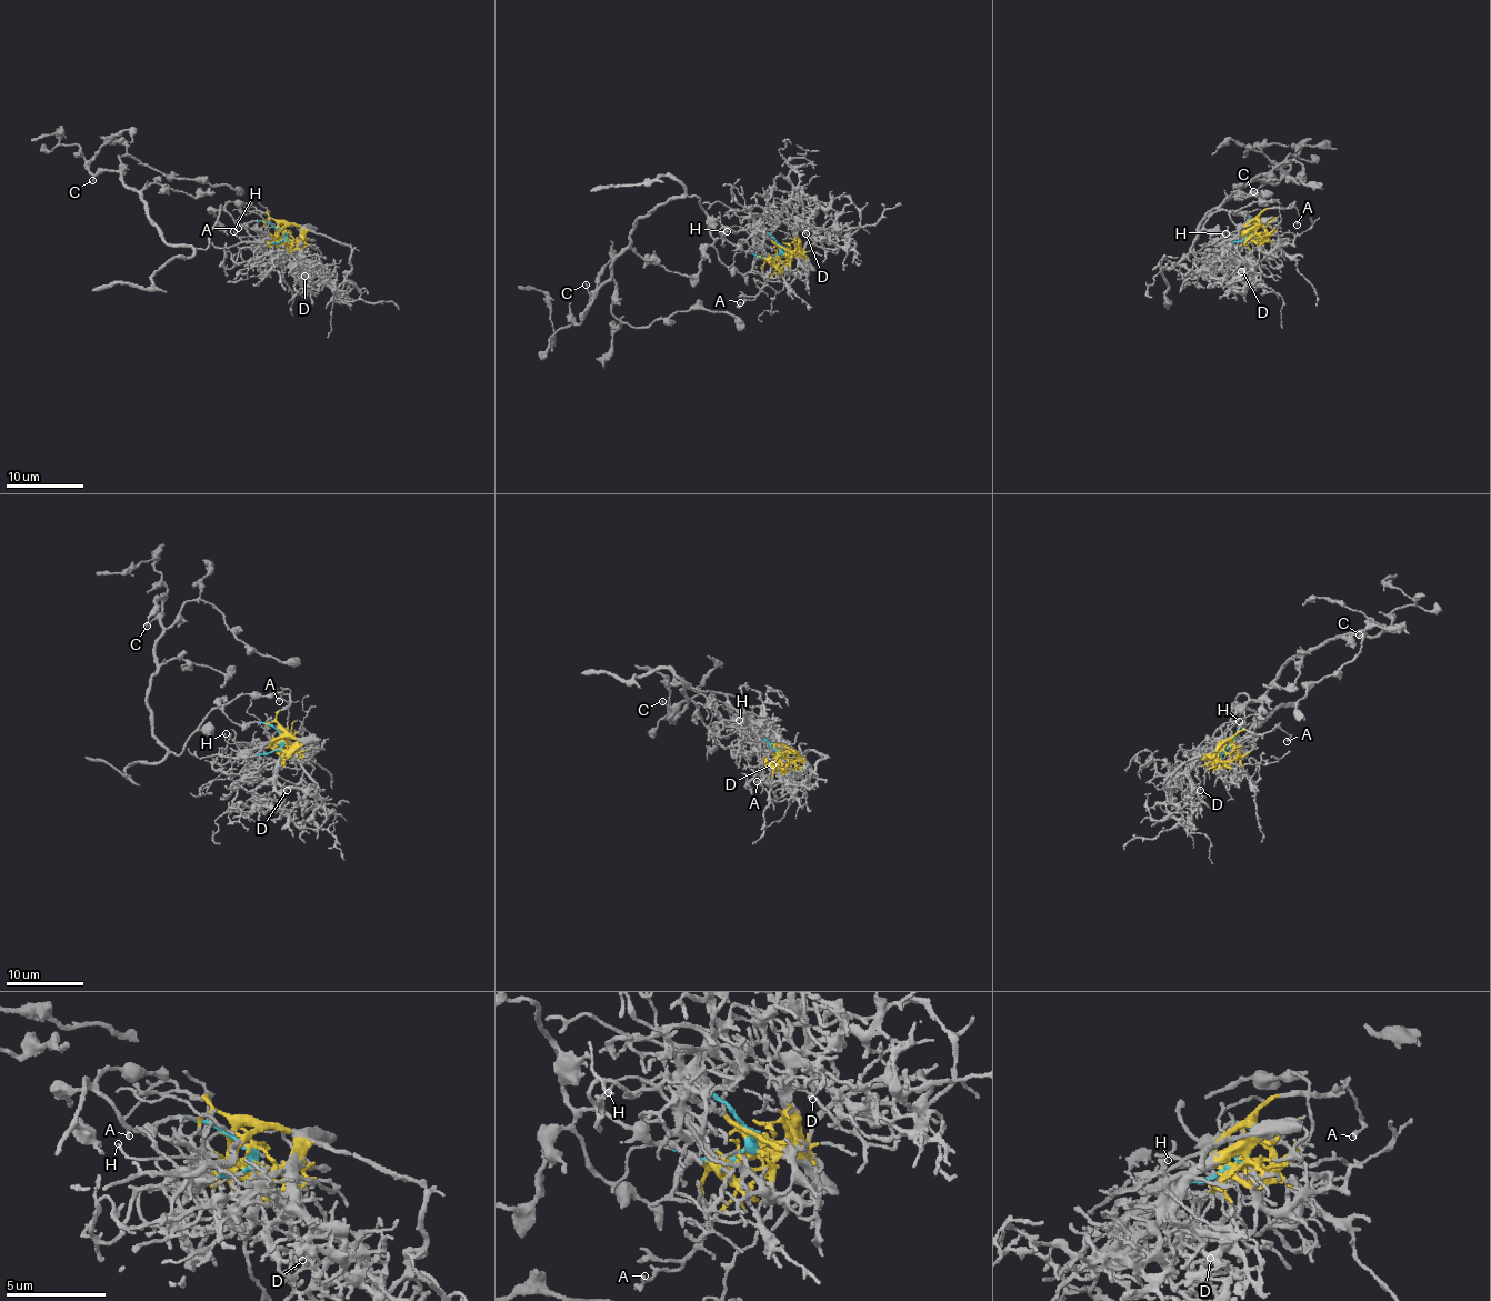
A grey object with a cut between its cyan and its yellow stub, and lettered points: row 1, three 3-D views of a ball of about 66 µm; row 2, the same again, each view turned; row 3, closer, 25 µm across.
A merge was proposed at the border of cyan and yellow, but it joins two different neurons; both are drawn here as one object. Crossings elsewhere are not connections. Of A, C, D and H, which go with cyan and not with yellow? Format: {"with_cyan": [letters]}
{"with_cyan": ["C"]}

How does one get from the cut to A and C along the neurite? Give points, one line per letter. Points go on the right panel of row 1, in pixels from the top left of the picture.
A: (1254, 229), (1257, 218), (1266, 209), (1284, 209), (1293, 204), (1299, 221), (1296, 224)
C: (1254, 229), (1250, 219), (1239, 227), (1217, 210), (1184, 257), (1201, 222), (1249, 180), (1261, 183), (1252, 192)

